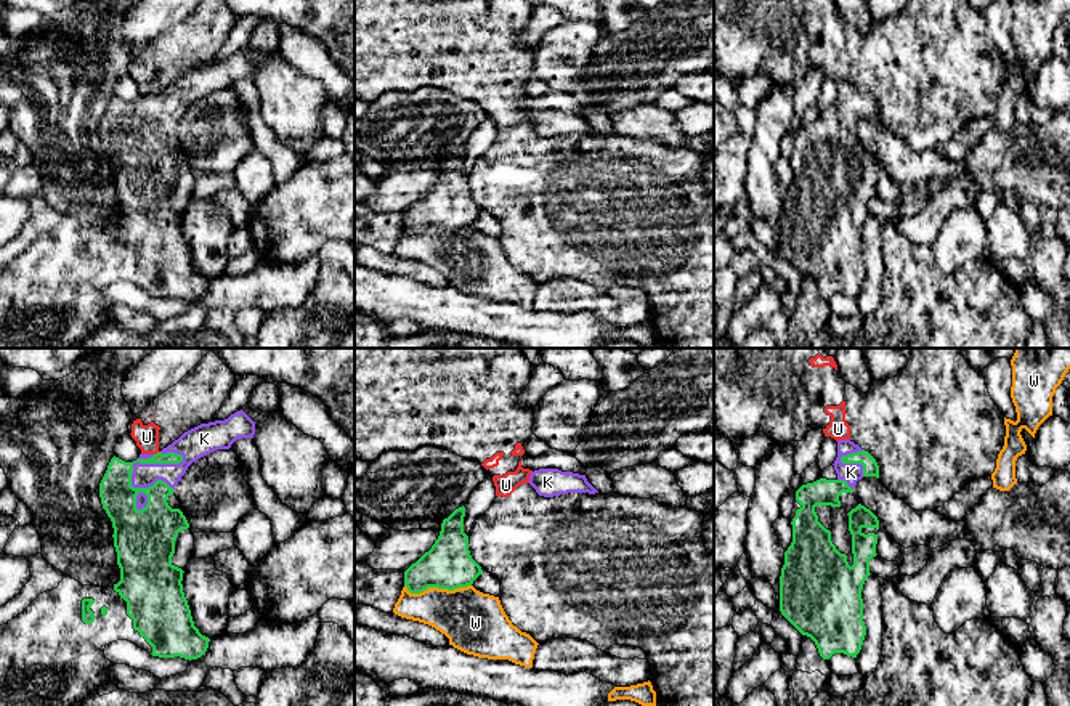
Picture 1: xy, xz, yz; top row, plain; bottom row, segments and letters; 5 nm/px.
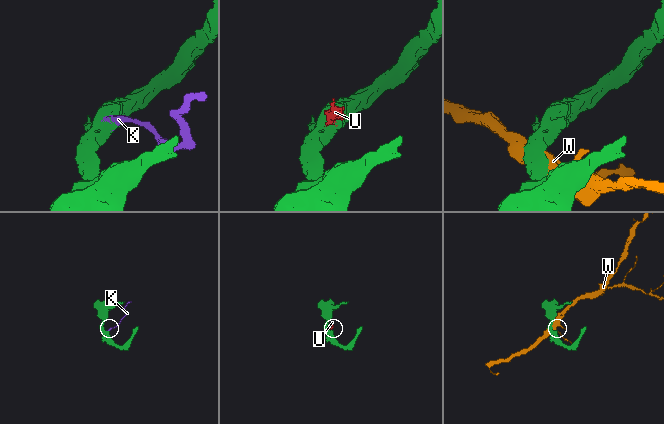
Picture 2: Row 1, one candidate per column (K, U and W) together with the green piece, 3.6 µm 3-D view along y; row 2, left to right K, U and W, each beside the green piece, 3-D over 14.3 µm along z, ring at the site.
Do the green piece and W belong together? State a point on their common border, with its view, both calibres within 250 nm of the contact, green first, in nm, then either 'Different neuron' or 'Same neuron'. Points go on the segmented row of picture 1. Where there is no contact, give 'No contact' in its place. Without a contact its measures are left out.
Touches green at xz (437, 586). Thickness 240 nm (green) against 300 nm. Different neuron

